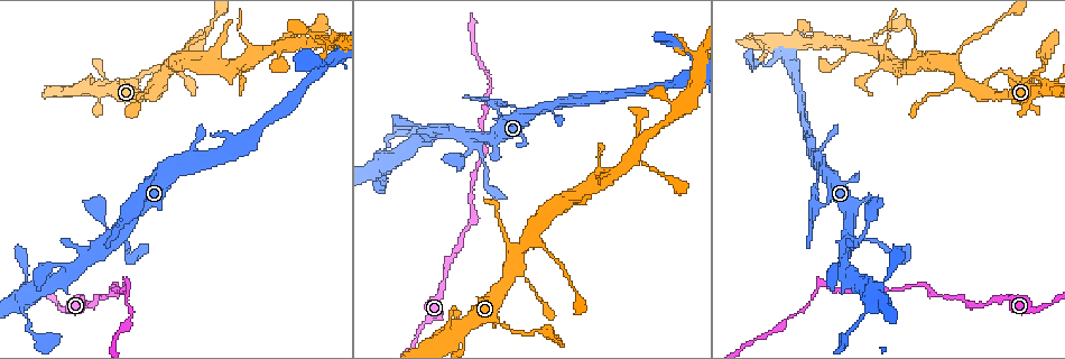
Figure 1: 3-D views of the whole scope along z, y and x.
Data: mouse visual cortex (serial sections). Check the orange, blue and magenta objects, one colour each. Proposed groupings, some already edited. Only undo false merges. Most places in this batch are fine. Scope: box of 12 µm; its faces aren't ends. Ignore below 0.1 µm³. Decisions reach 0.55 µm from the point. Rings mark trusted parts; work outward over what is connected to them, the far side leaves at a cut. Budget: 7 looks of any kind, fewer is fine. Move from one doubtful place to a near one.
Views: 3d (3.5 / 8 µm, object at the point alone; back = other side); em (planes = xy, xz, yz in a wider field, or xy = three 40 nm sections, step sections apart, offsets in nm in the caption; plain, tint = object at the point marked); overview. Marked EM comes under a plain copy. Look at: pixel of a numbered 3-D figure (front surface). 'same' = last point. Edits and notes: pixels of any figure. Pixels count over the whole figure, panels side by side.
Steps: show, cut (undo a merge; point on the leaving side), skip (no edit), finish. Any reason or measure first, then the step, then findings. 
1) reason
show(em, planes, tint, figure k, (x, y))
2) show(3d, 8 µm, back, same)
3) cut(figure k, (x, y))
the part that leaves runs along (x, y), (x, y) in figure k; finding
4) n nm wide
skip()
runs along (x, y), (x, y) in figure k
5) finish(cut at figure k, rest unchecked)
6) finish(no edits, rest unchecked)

show(3d, 3.5 µm, figure 1, (552, 256))

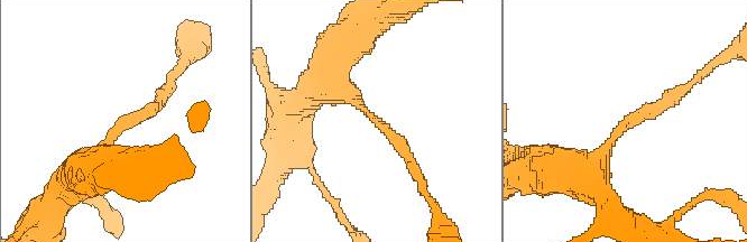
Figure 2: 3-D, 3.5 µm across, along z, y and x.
arms of 150, 300 nm
show(em, planes, tint, figure 2, (629, 120))

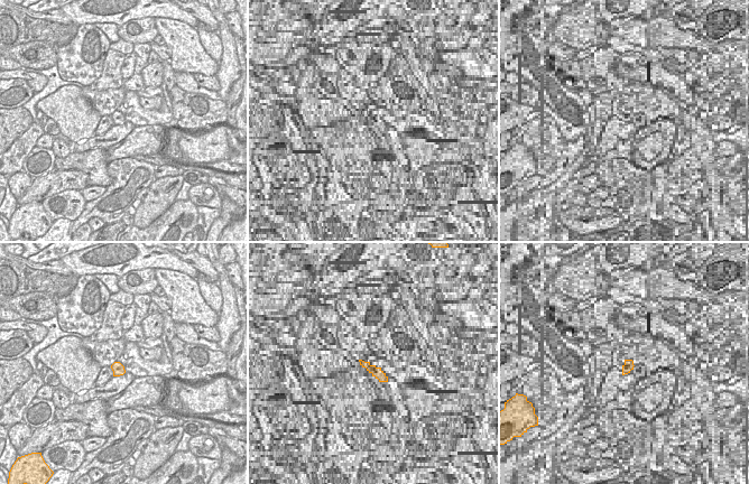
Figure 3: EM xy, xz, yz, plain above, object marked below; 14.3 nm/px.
skip()
runs along (328, 80), (399, 142), (417, 174) in figure 2; one cell here

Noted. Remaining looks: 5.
abrupt turn
show(3d, 3.5 µm, figure 1, (127, 282))

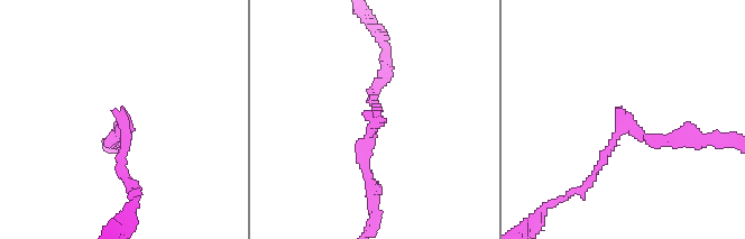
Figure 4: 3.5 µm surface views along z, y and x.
arms of 100, 200 nm
show(em, planes, tint, figure 4, (624, 126))

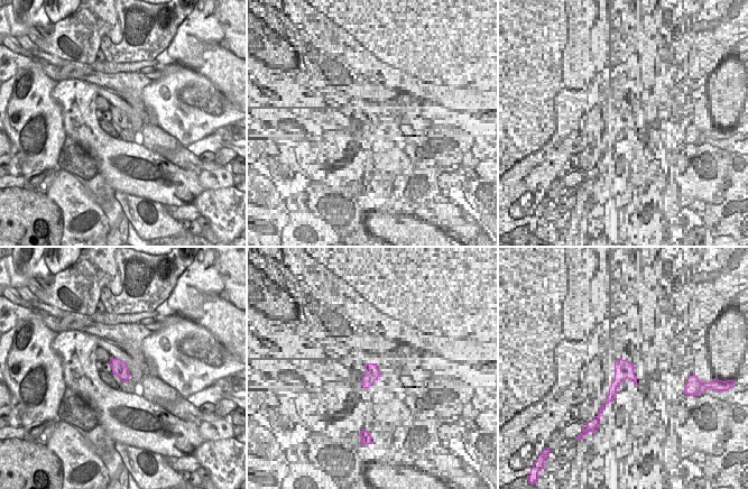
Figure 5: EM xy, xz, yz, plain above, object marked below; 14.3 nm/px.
skip()
all the same cell

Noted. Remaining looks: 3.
thin arm on a thick one
show(3d, 3.5 µm, figure 1, (473, 135))

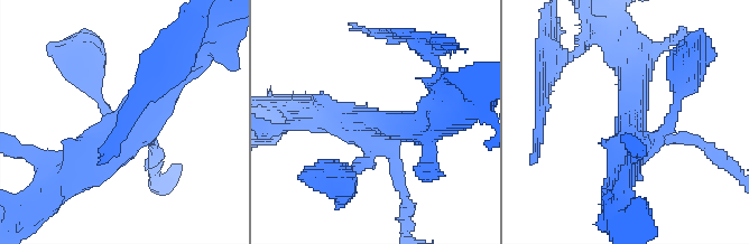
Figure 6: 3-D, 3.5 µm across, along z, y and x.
4 arms; arms of 150, 150, 400, 400 nm
show(em, xy, step 2, tint, figure 6, (374, 125))

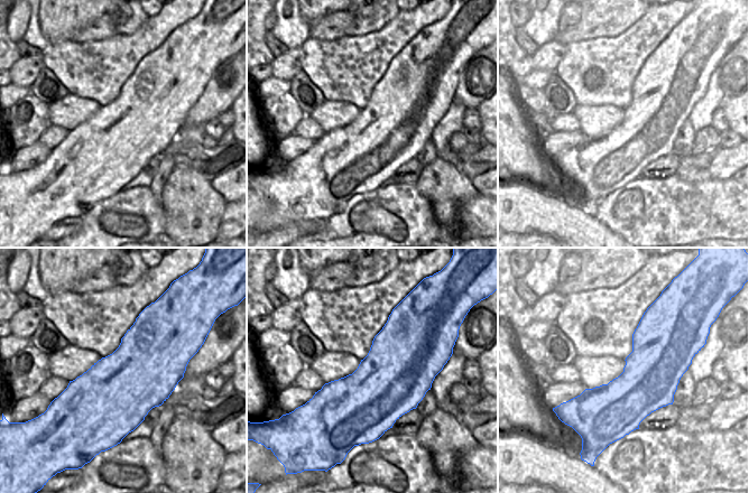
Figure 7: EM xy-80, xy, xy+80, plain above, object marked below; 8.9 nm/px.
skip()
runs along (170, 74), (132, 125), (64, 180) in figure 6; all the same cell

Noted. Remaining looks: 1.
finish(no edits, rest unchecked)

